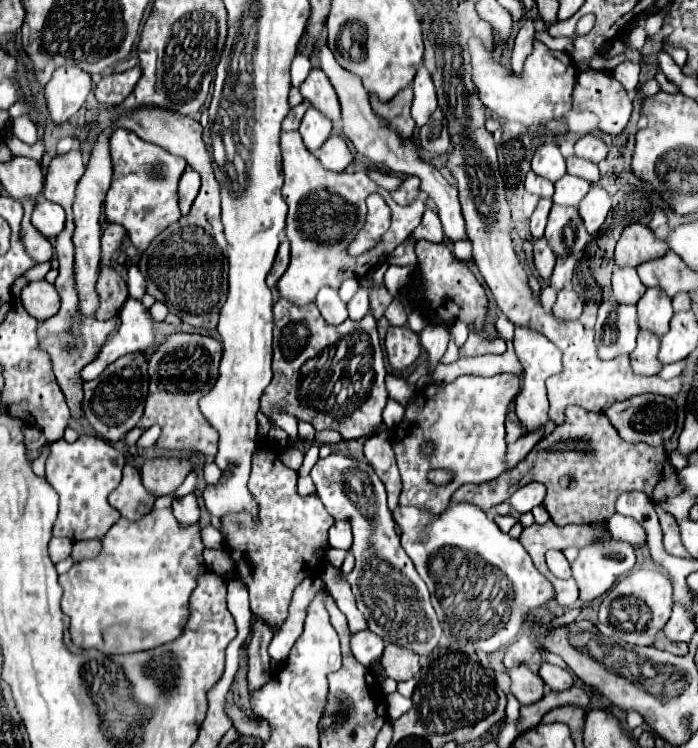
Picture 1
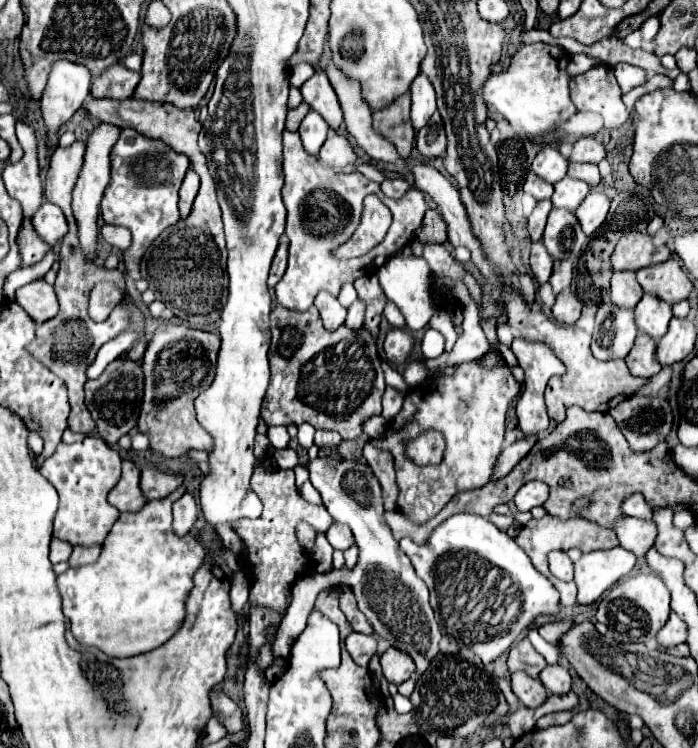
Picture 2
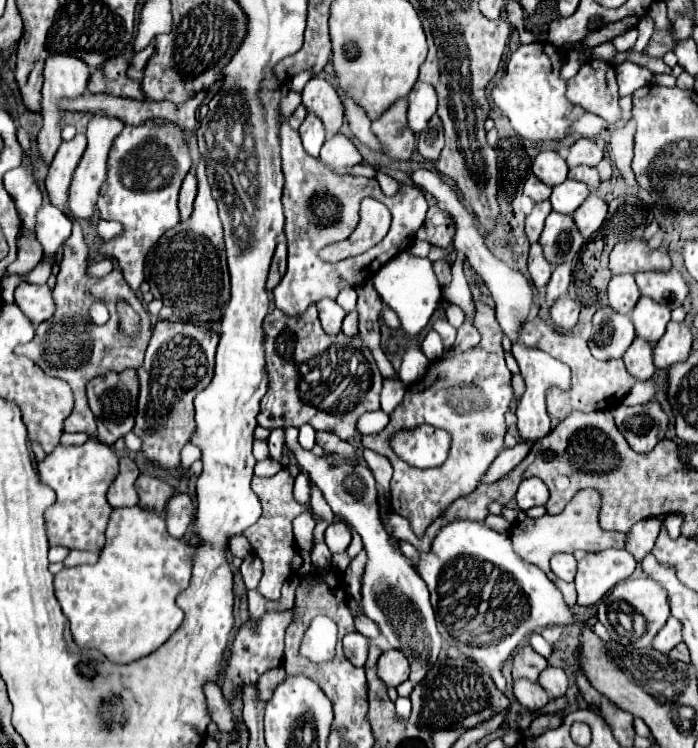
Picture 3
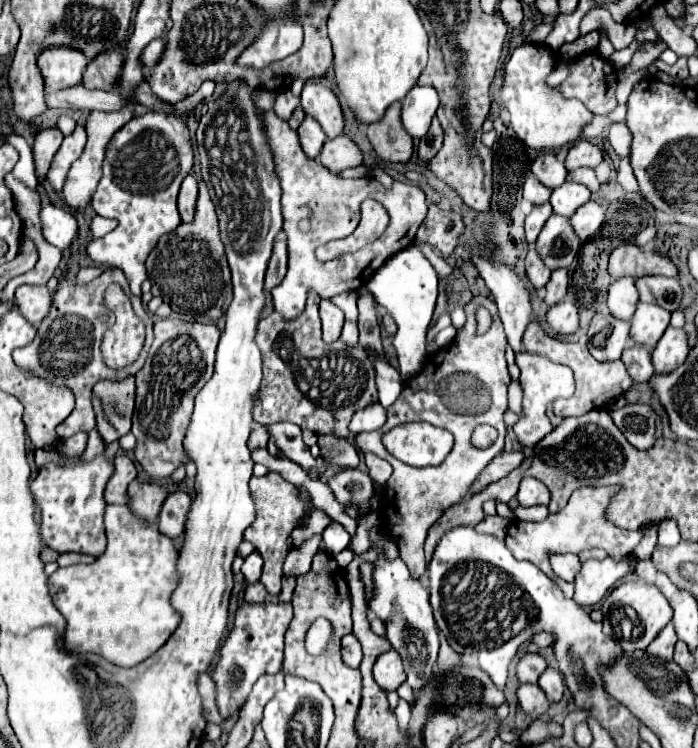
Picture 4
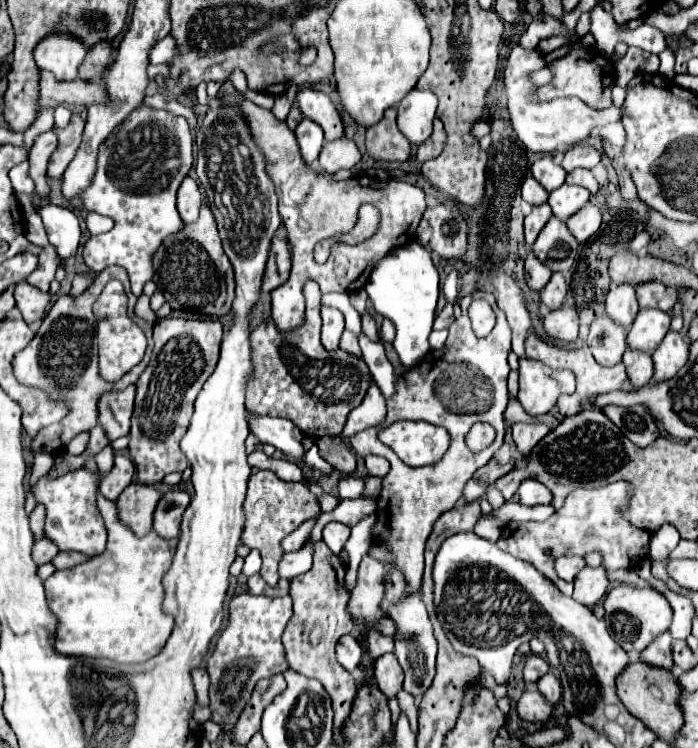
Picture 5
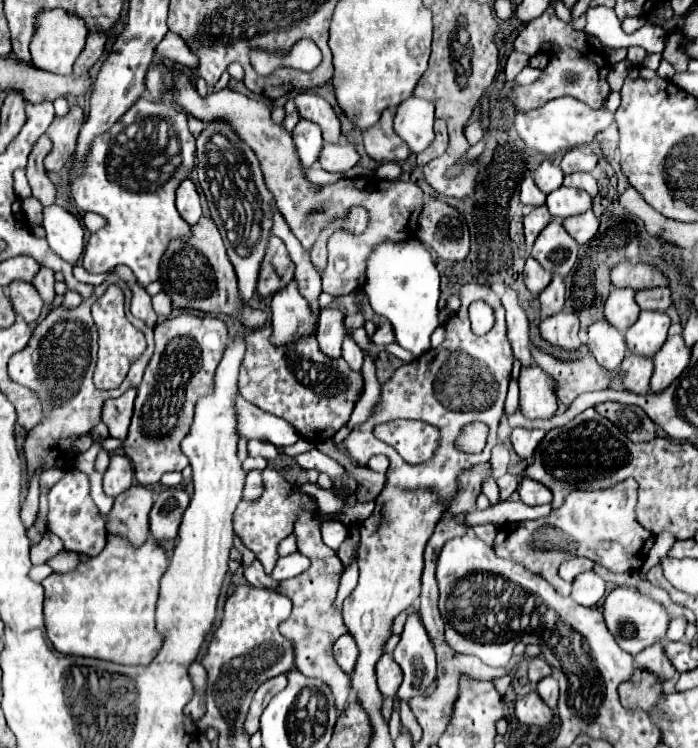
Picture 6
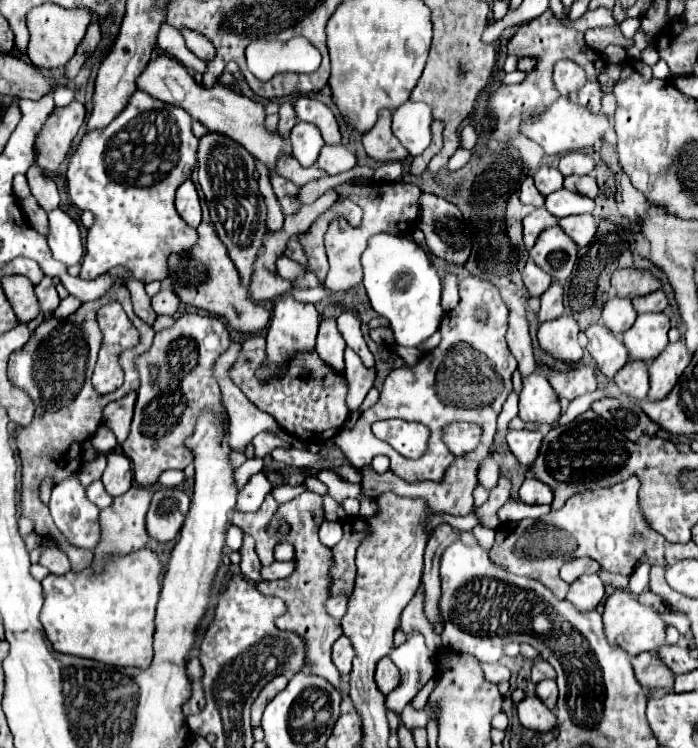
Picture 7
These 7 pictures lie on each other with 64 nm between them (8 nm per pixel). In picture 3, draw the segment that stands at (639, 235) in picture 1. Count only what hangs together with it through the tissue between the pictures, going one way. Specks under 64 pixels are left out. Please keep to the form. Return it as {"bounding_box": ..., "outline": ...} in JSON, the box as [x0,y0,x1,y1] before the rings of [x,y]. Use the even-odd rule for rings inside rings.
{"bounding_box":[610,238,672,274],"outline":[[[630,238],[618,242],[610,252],[610,270],[612,274],[636,274],[650,270],[668,272],[672,270],[672,262],[668,252],[648,248],[642,238]]]}

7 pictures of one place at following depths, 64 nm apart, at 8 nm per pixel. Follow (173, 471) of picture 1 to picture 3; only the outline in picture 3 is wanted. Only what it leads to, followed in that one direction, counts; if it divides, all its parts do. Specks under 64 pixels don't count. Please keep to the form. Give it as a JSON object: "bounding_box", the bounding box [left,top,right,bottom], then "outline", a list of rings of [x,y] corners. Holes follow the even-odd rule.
{"bounding_box":[136,476,174,512],"outline":[[[138,476],[136,480],[136,492],[138,492],[138,506],[152,510],[152,512],[162,512],[170,496],[174,494],[174,488],[154,476]]]}

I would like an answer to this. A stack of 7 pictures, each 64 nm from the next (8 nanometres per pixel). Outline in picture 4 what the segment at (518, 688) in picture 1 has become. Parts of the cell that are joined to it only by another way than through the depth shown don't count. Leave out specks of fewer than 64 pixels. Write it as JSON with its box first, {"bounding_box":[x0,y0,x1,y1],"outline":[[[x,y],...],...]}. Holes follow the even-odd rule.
{"bounding_box":[518,684,550,718],"outline":[[[522,684],[518,690],[518,702],[520,702],[520,708],[532,718],[544,716],[550,706],[548,698],[538,688],[538,684]]]}

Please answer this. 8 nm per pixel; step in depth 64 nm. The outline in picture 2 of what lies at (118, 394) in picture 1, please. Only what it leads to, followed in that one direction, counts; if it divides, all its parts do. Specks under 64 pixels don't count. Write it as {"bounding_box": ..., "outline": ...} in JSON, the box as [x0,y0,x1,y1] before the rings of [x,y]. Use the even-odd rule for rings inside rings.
{"bounding_box":[86,360,144,446],"outline":[[[114,360],[108,364],[106,372],[96,380],[86,382],[86,406],[96,420],[98,430],[104,434],[104,440],[112,446],[120,440],[120,436],[128,434],[138,420],[140,414],[140,396],[144,390],[144,374],[140,372],[140,364],[132,360]]]}

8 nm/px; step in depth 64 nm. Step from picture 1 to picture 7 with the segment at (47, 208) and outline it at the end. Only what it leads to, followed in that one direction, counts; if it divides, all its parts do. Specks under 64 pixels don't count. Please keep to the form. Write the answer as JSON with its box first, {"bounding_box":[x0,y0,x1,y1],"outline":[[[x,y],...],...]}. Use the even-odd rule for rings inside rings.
{"bounding_box":[48,208,84,266],"outline":[[[60,208],[50,212],[48,220],[50,220],[48,246],[54,254],[54,258],[66,266],[78,264],[82,260],[82,254],[84,254],[78,224]]]}

